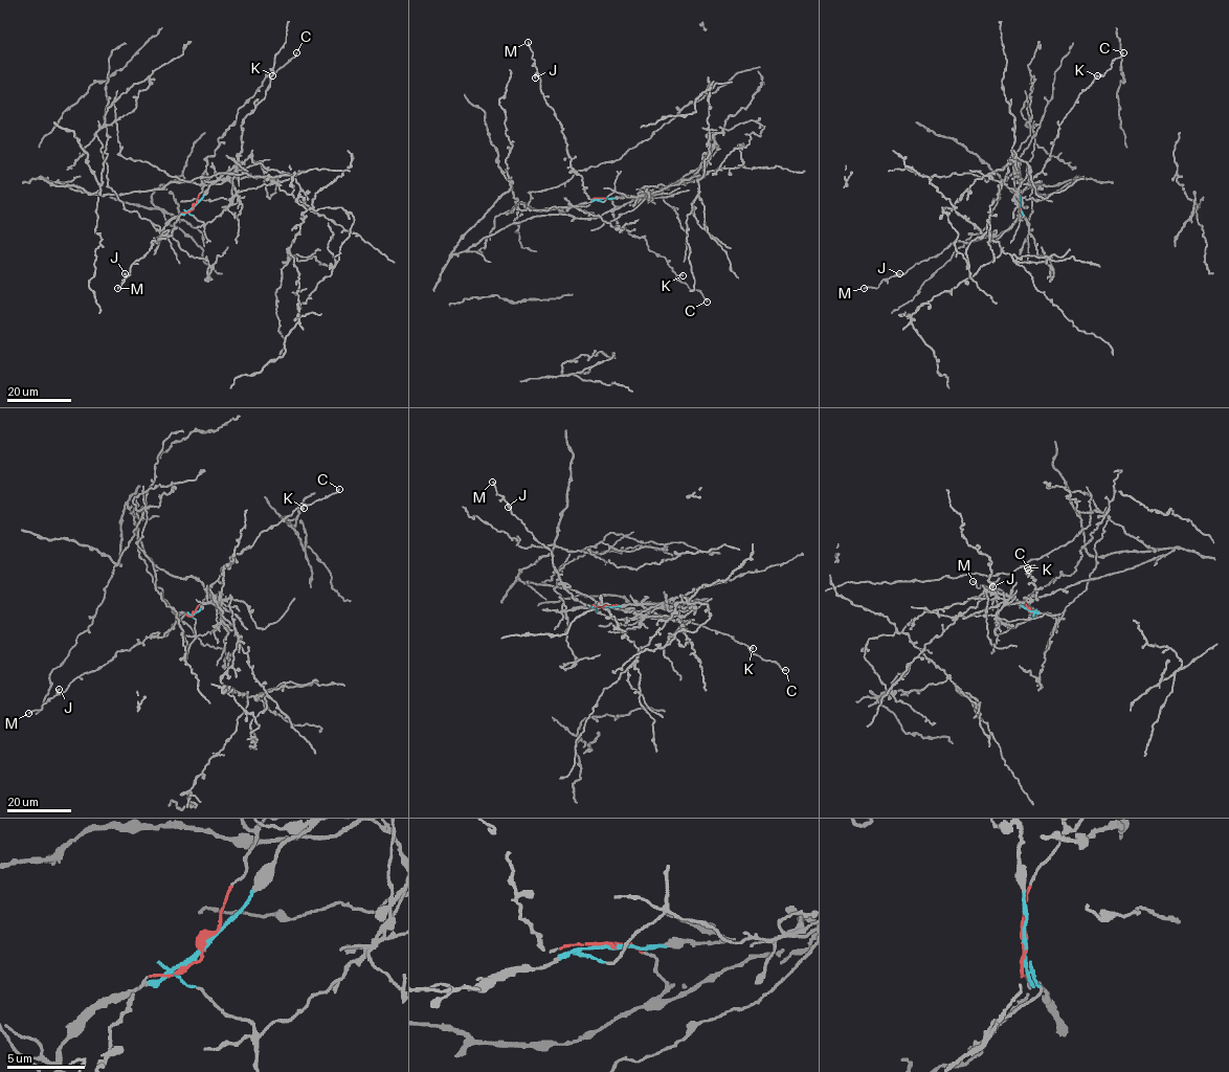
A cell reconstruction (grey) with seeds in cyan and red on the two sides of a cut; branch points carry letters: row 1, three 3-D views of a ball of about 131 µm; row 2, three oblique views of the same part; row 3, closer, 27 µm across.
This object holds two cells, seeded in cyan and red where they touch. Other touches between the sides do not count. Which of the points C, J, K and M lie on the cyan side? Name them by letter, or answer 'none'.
none

